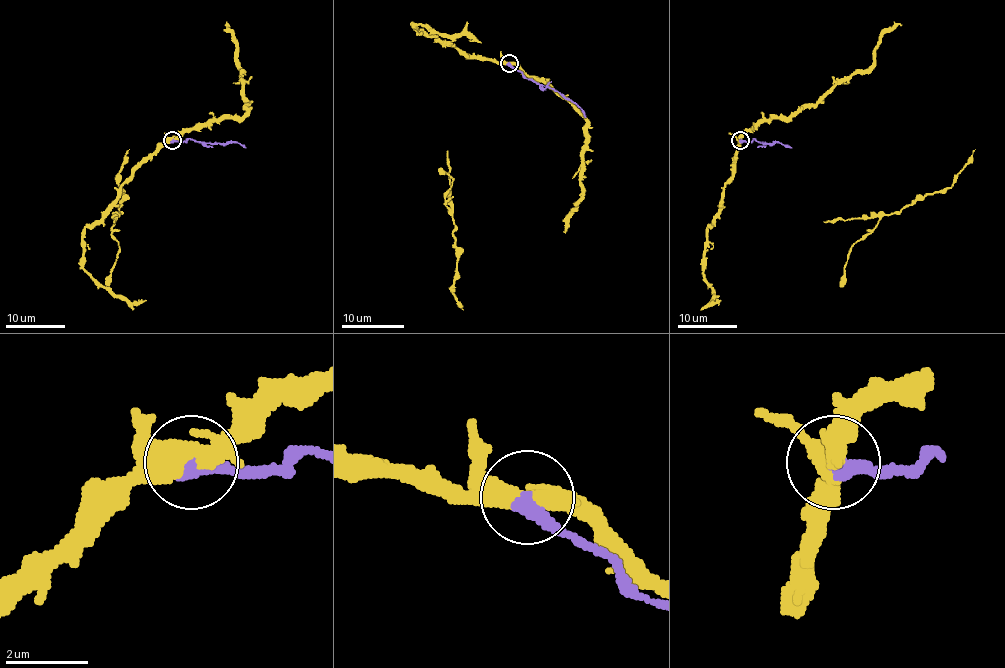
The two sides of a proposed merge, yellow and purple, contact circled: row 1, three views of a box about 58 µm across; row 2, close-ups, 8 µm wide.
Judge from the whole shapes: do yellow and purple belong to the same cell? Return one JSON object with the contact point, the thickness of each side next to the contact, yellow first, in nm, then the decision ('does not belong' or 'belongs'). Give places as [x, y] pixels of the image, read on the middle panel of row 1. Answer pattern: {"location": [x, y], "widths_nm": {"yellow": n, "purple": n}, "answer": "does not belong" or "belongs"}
{"location": [509, 63], "widths_nm": {"yellow": 400, "purple": 360}, "answer": "does not belong"}

